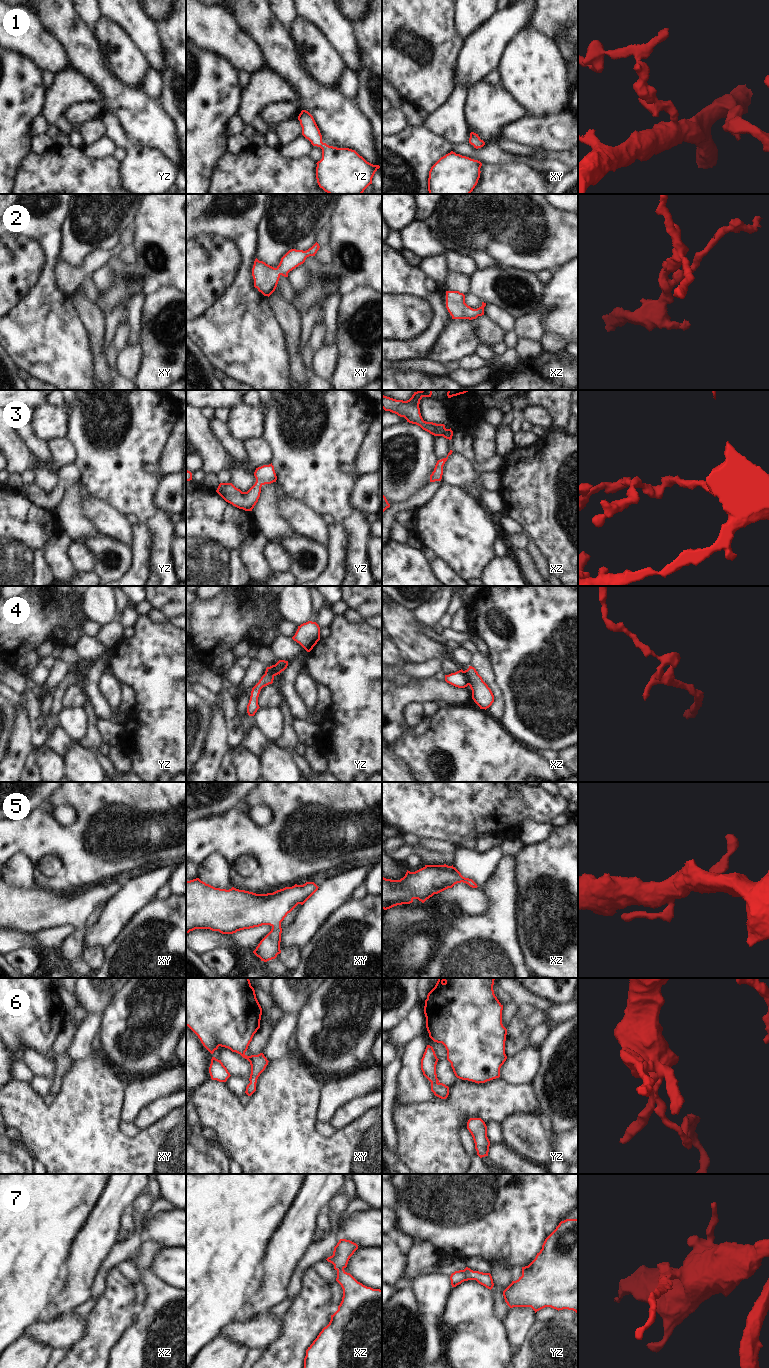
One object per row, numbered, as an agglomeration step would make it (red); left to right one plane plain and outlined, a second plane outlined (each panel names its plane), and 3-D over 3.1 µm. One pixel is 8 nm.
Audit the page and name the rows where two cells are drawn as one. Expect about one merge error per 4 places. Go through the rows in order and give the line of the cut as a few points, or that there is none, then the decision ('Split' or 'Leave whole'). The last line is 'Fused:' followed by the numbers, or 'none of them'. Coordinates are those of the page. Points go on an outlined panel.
1: No split. Leave whole
2: No split. Leave whole
3: No split. Leave whole
4: Split along xz (463, 671), (469, 684). Split
5: No split. Leave whole
6: No split. Leave whole
7: No split. Leave whole
Fused: 4.

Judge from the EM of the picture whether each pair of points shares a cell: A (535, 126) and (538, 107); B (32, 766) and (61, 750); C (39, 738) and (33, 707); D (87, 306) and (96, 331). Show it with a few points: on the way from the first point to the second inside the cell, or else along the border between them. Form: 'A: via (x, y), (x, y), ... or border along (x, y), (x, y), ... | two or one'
A: border along (560, 111), (540, 117), (527, 116) | two
B: via (33, 757), (45, 746), (52, 746) | one
C: via (35, 730), (34, 715) | one
D: via (90, 312), (95, 318), (96, 325) | one

